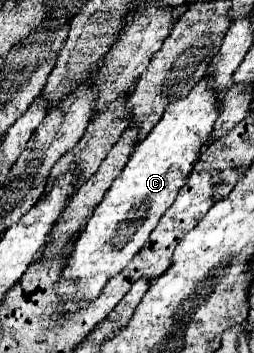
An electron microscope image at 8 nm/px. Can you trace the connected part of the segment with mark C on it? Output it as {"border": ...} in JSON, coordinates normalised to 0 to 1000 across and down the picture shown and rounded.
{"border":[[[799,229],[760,246],[728,280],[697,286],[697,297],[665,297],[665,309],[650,309],[634,343],[594,365],[571,399],[531,416],[492,479],[421,535],[343,637],[311,654],[287,717],[240,768],[232,796],[209,807],[232,864],[374,853],[413,802],[508,751],[531,717],[571,694],[642,603],[681,581],[697,541],[744,507],[783,422],[815,399],[846,337],[854,275]]]}

